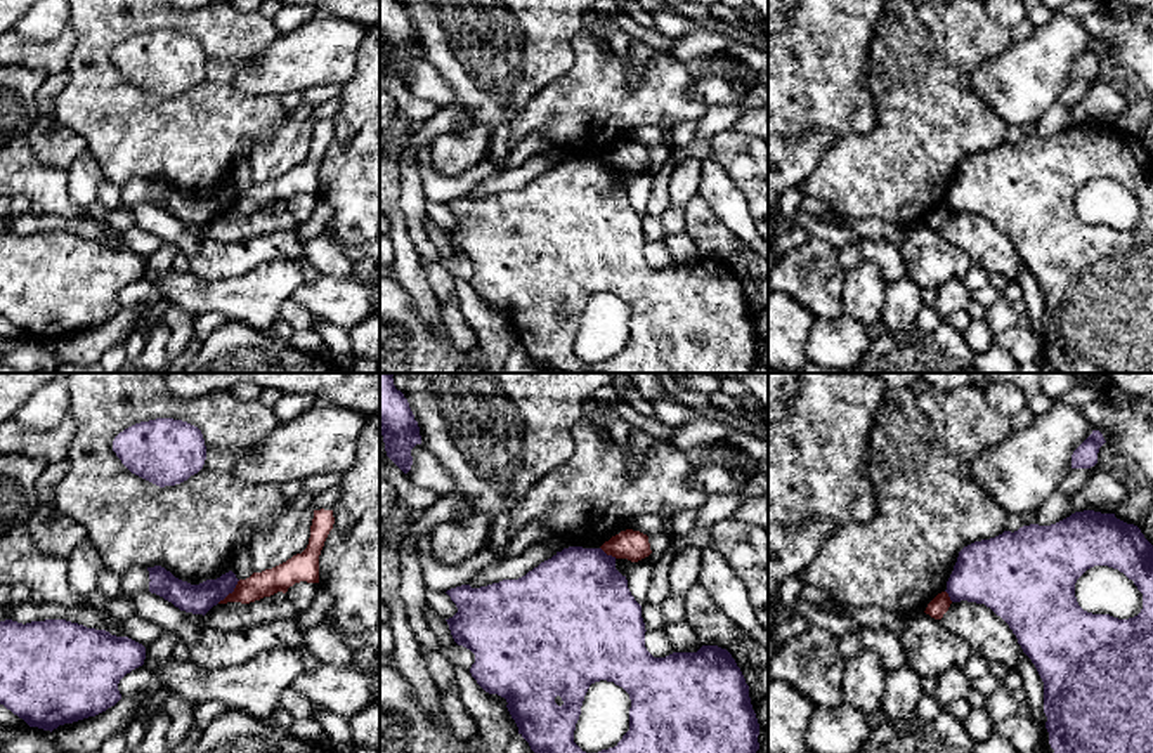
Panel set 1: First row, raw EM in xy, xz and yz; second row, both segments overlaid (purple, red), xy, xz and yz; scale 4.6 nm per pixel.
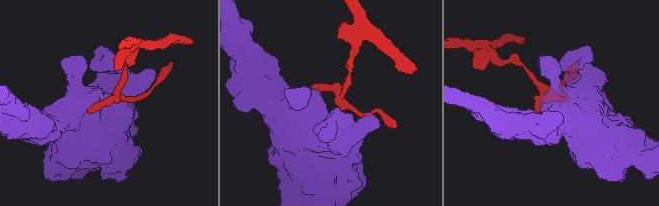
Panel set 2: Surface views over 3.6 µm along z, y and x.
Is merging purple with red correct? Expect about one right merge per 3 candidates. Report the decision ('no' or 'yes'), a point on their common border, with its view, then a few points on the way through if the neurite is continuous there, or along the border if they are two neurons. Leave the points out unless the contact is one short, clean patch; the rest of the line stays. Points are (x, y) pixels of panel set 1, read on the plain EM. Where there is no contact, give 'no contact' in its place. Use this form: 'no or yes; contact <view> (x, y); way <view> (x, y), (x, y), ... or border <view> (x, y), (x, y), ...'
no; contact xy (229, 203); border xy (240, 191), (217, 214)

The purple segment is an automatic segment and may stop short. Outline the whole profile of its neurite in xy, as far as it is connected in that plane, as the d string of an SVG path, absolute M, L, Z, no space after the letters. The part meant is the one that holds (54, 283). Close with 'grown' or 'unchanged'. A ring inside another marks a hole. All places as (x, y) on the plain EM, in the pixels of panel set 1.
M66 231L17 234L0 232L0 316L29 338L54 342L59 337L95 328L114 318L120 291L144 276L146 259L128 248L87 239Z | unchanged

